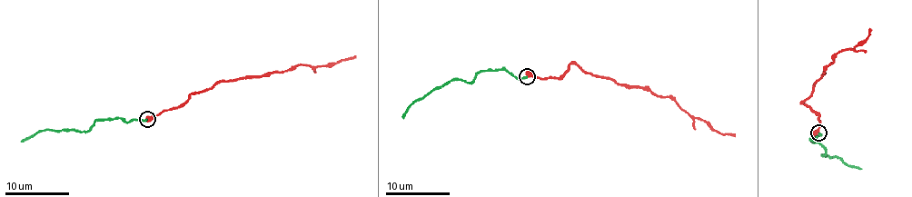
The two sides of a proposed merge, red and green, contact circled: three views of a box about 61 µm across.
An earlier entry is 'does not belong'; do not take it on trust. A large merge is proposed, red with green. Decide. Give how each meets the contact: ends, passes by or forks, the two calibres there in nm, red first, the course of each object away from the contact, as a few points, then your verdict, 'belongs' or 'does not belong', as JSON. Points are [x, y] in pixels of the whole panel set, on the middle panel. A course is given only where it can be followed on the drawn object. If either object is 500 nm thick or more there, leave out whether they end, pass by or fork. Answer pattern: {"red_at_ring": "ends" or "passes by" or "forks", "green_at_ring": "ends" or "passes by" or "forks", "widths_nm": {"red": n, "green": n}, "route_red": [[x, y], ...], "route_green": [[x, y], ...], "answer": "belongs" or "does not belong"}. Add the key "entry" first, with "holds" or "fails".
{"entry": "fails", "widths_nm": {"red": 600, "green": 190}, "route_red": [[528, 76], [556, 78], [577, 64], [584, 72], [670, 96], [714, 130], [735, 134]], "route_green": [[526, 76], [515, 78], [507, 71], [483, 70], [469, 83], [451, 79], [418, 98], [402, 117]], "answer": "belongs"}

